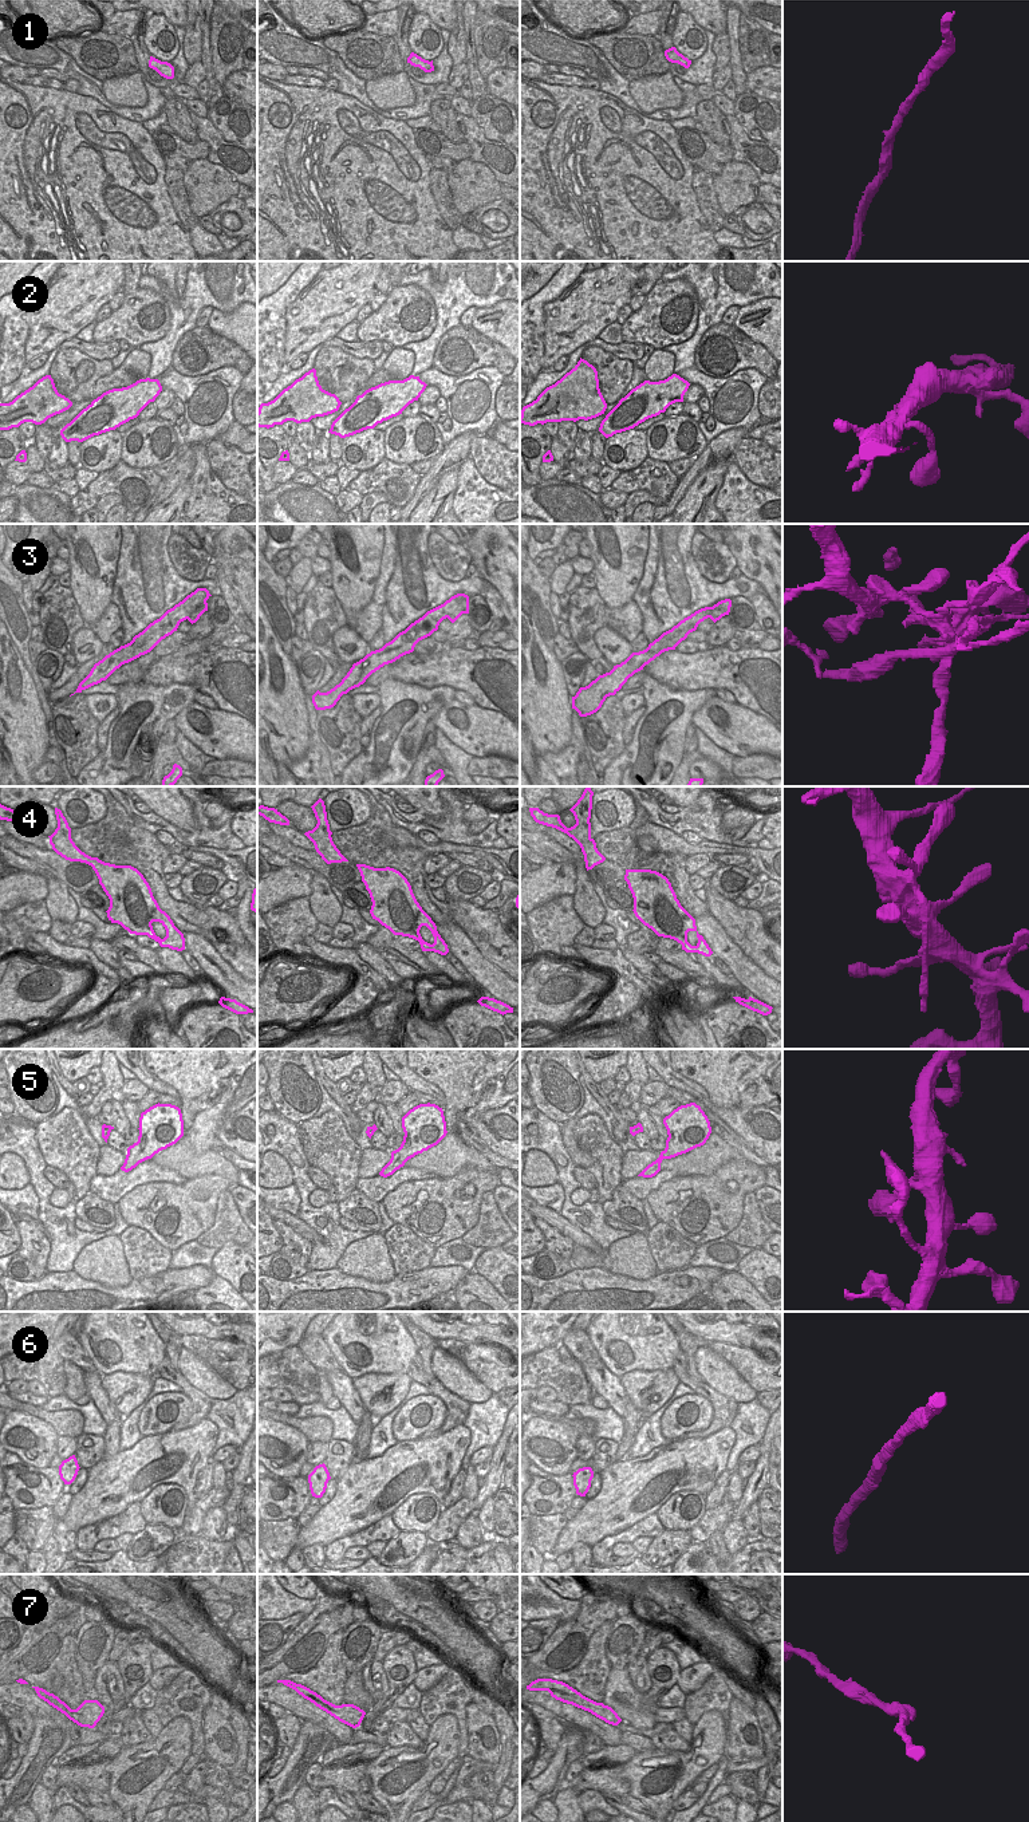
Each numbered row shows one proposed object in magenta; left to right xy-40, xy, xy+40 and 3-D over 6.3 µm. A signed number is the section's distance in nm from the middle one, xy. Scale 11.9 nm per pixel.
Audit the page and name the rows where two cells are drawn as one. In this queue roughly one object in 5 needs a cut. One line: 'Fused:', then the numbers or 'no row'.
Fused: 3, 4

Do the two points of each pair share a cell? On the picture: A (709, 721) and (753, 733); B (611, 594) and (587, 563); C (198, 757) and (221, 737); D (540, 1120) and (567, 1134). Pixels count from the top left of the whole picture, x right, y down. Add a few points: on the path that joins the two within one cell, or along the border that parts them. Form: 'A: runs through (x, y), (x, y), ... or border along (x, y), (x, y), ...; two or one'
A: runs through (720, 729), (724, 733), (742, 733); one
B: border along (590, 559), (592, 562), (592, 571); two
C: border along (180, 730), (194, 745), (216, 758); two
D: border along (560, 1124), (562, 1143), (572, 1160); two

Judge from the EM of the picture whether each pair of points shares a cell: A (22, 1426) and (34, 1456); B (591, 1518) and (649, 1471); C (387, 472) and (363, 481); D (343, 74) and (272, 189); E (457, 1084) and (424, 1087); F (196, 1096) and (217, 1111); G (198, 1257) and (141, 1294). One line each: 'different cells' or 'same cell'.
A: same cell
B: same cell
C: same cell
D: different cells
E: different cells
F: different cells
G: different cells

